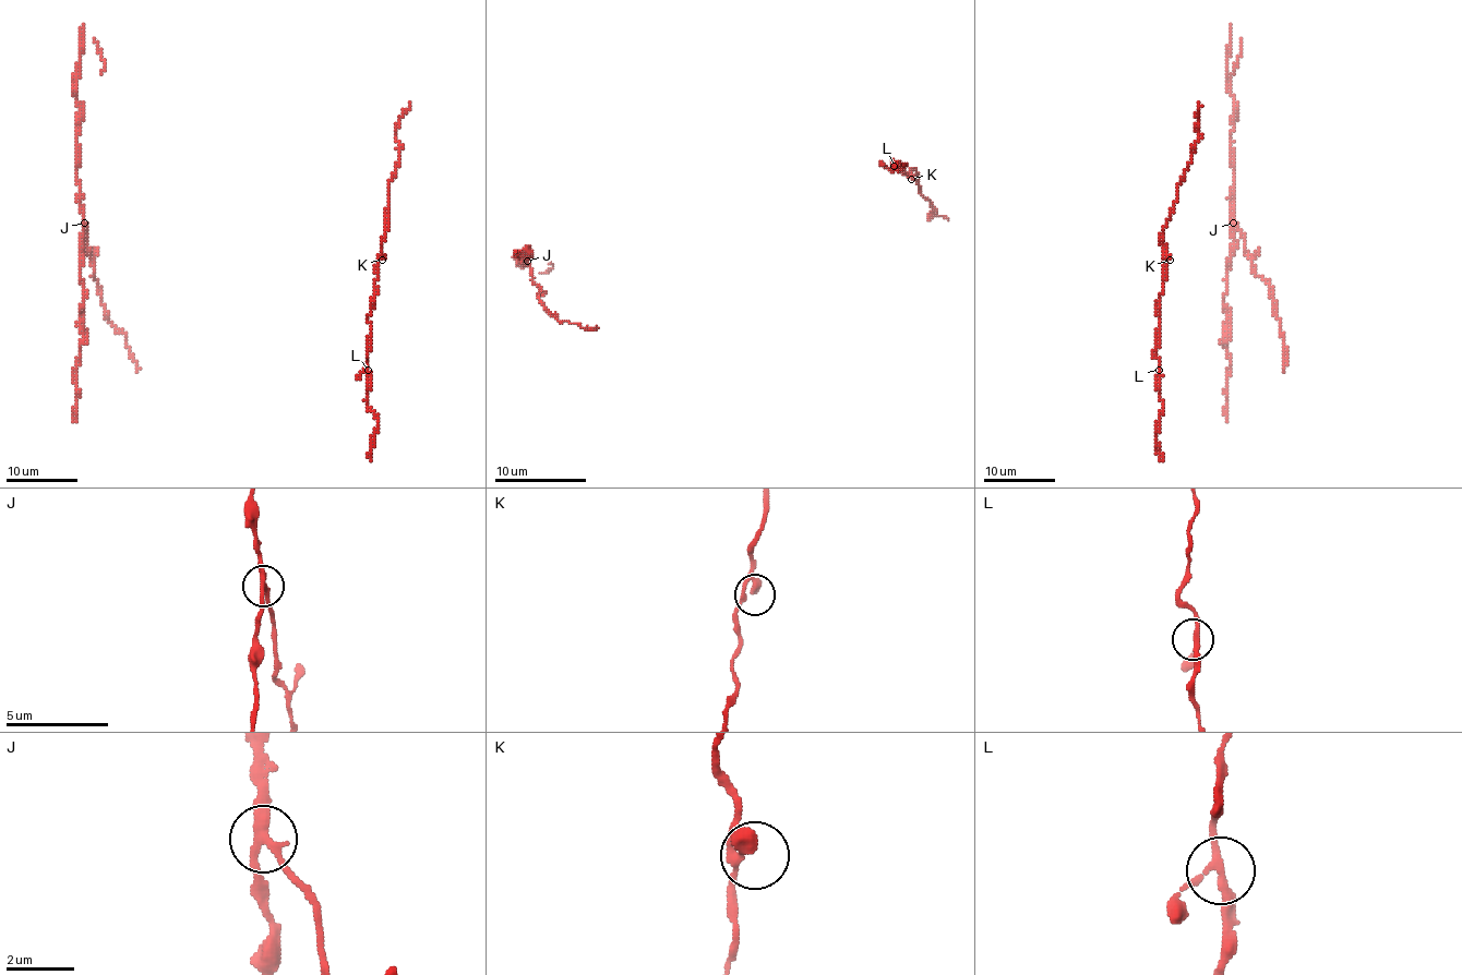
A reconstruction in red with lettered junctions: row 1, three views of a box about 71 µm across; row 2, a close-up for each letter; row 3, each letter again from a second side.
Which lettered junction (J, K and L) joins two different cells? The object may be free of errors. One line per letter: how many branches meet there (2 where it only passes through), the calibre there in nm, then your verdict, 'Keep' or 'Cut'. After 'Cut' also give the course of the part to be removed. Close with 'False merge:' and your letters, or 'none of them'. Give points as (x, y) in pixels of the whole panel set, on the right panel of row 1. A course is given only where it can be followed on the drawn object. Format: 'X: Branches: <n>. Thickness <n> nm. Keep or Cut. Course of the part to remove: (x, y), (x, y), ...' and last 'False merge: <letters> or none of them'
J: Branches: 3. Thickness 240 nm. Cut
K: Branches: 2. Thickness 300 nm. Keep
L: Branches: 3. Thickness 220 nm. Keep
False merge: J

